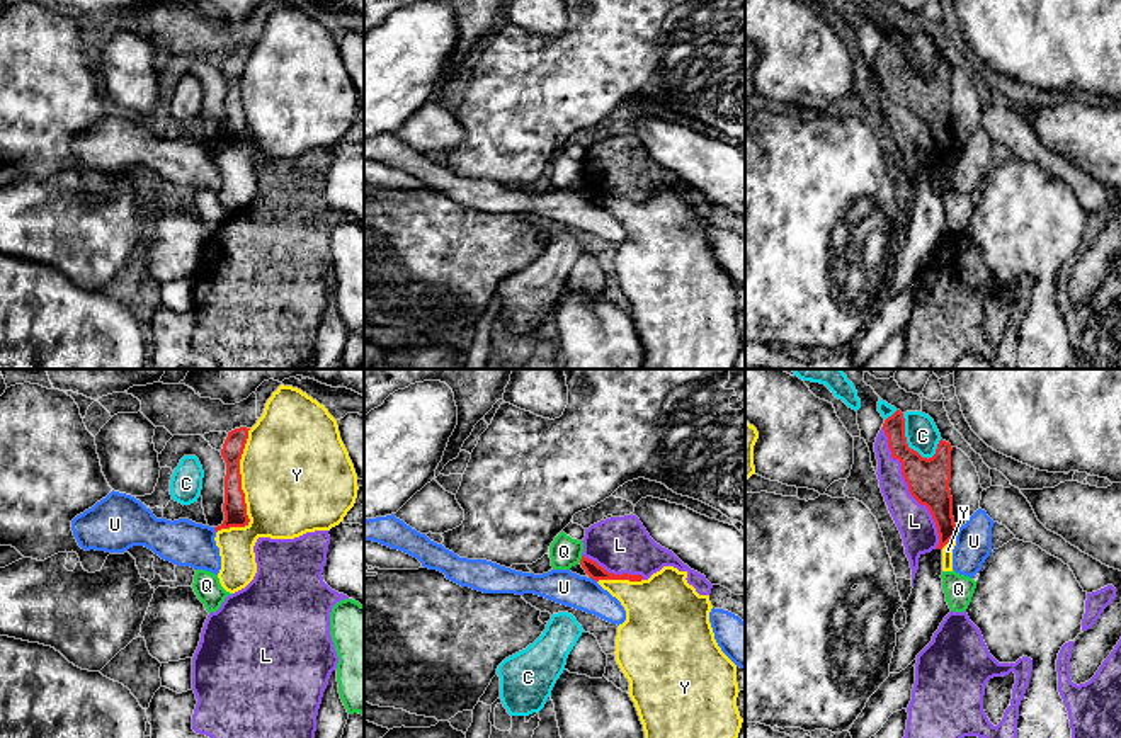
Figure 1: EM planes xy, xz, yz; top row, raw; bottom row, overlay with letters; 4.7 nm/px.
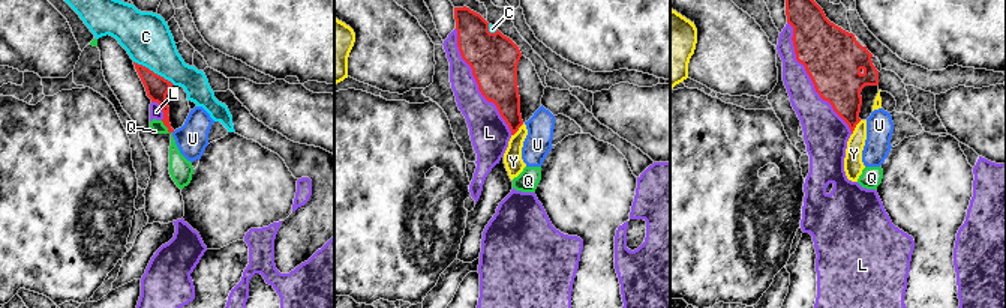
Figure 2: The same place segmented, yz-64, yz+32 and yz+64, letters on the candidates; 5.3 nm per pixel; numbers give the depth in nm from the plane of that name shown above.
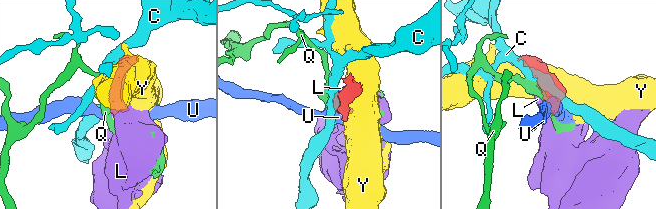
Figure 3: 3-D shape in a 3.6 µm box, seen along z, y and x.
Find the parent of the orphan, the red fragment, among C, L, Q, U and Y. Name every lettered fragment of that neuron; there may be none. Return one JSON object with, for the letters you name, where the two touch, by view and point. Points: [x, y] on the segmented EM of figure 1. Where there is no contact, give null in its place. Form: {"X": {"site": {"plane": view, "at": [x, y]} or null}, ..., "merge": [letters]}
{"L": {"site": {"plane": "yz", "at": [909, 488]}}, "merge": ["L"]}

